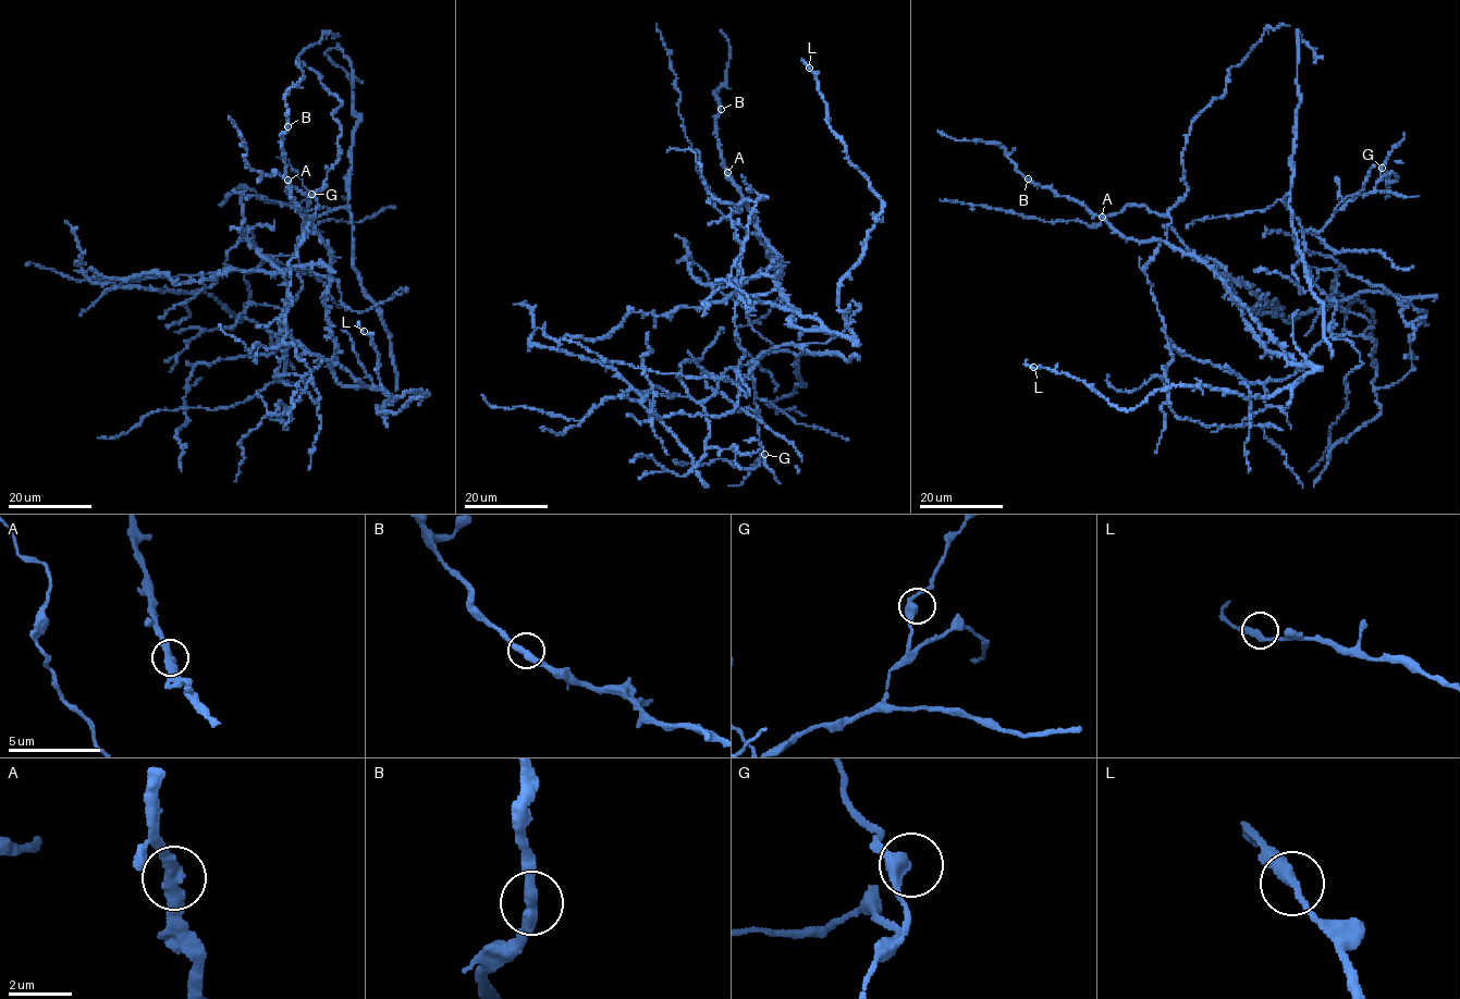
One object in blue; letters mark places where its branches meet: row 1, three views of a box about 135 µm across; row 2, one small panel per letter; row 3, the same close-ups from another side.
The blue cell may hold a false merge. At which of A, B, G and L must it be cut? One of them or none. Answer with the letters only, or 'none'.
none

